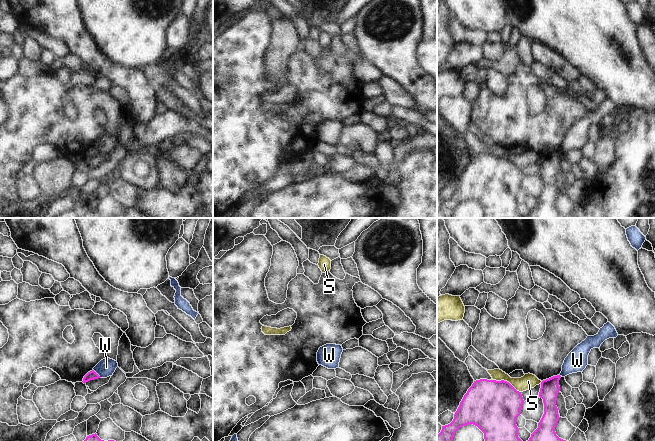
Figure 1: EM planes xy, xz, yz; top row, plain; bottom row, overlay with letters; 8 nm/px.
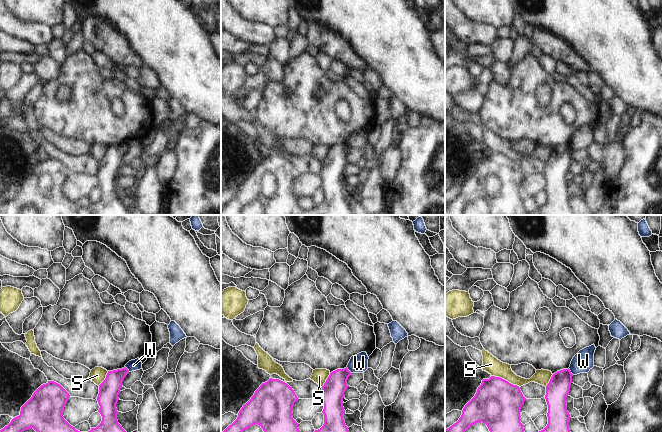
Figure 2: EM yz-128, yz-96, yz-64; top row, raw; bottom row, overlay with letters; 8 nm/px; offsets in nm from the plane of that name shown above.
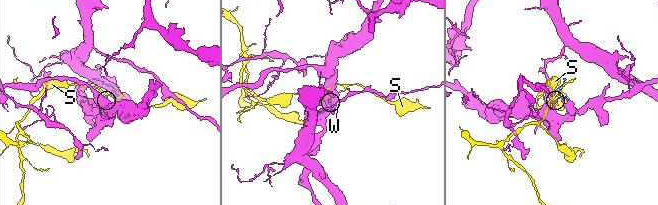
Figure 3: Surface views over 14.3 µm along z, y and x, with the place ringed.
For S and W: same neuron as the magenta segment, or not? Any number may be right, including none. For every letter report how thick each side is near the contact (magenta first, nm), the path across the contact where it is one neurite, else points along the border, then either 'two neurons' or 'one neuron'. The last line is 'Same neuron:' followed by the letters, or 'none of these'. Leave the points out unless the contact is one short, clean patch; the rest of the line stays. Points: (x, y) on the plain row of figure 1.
S: calibres 420 and 120 nm; two neurons
W: calibres 70 and 140 nm; border xy (93, 145), (100, 153); two neurons
Same neuron: none of these

